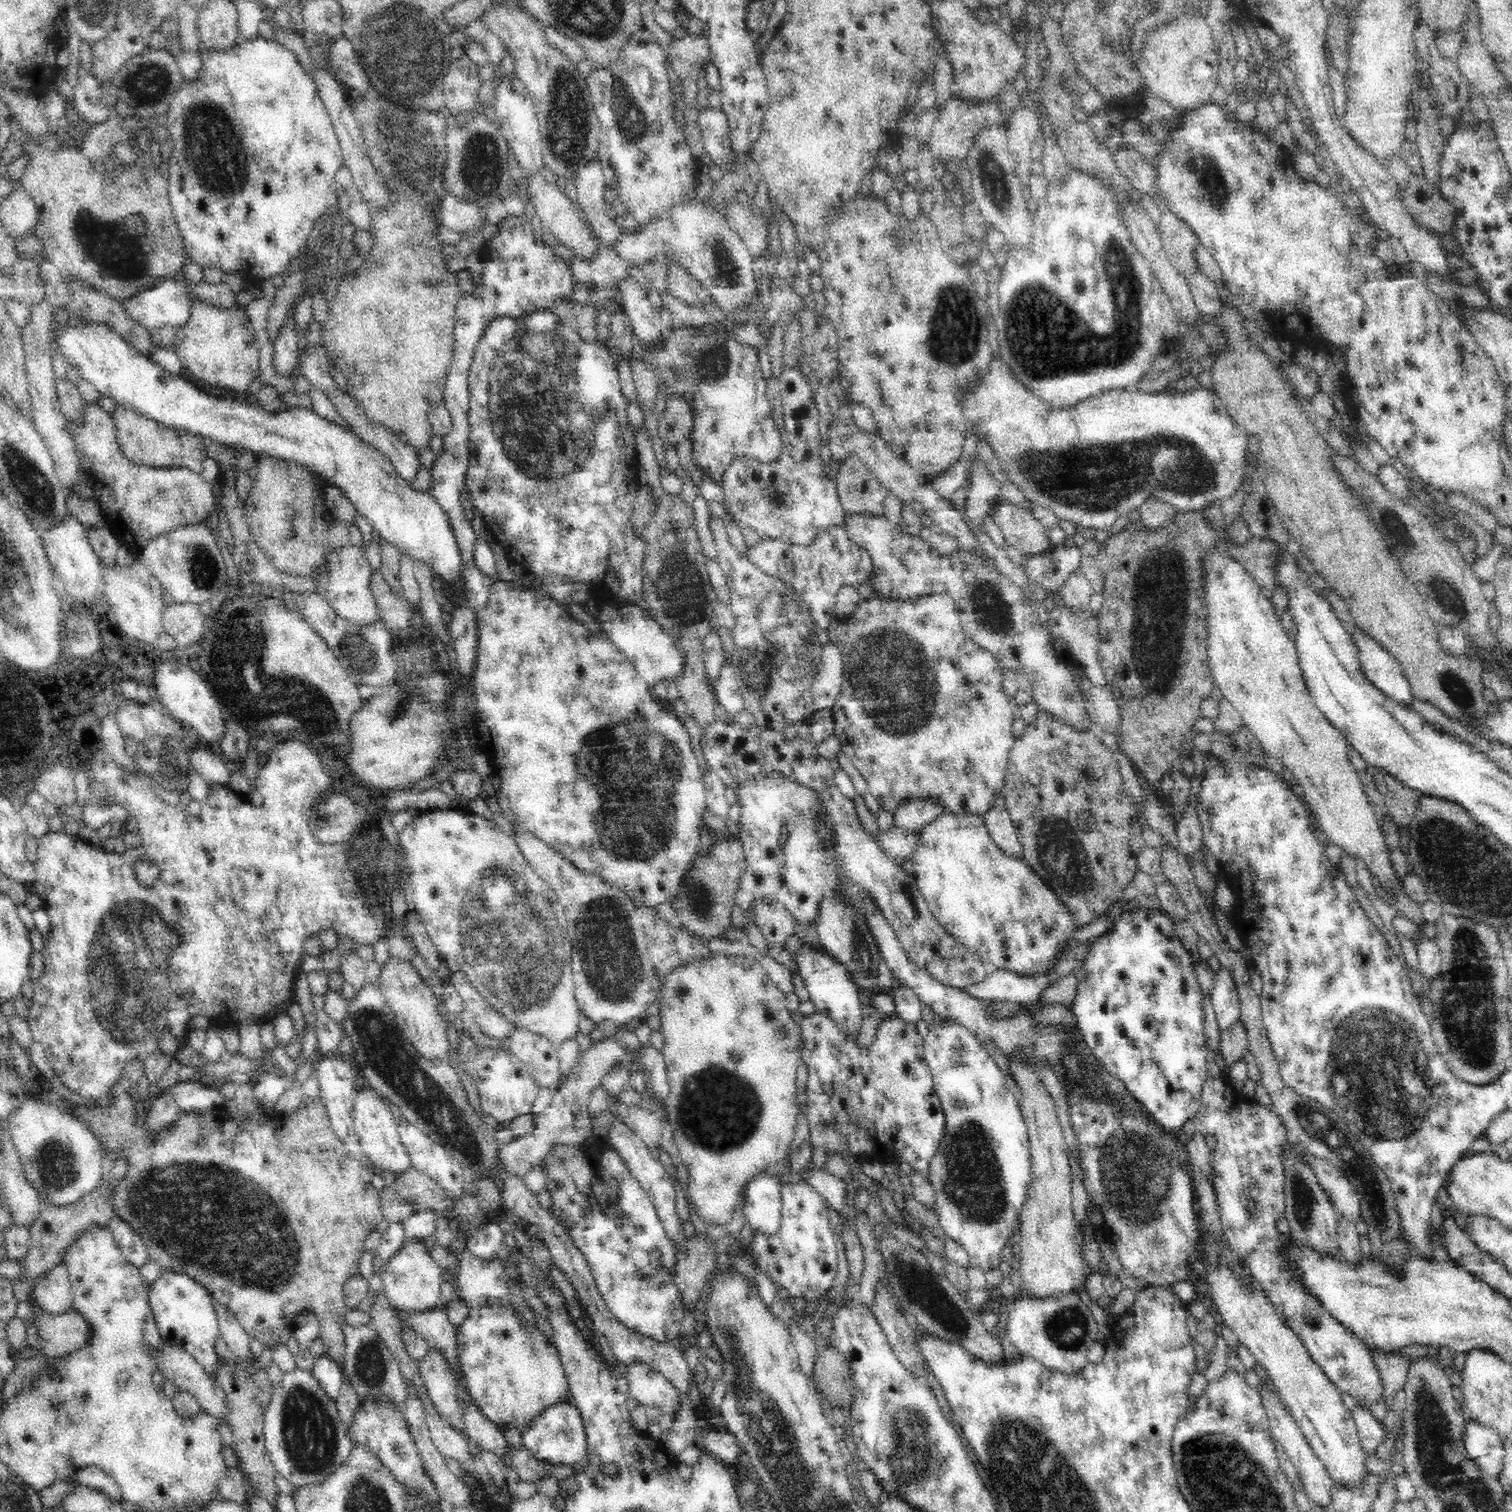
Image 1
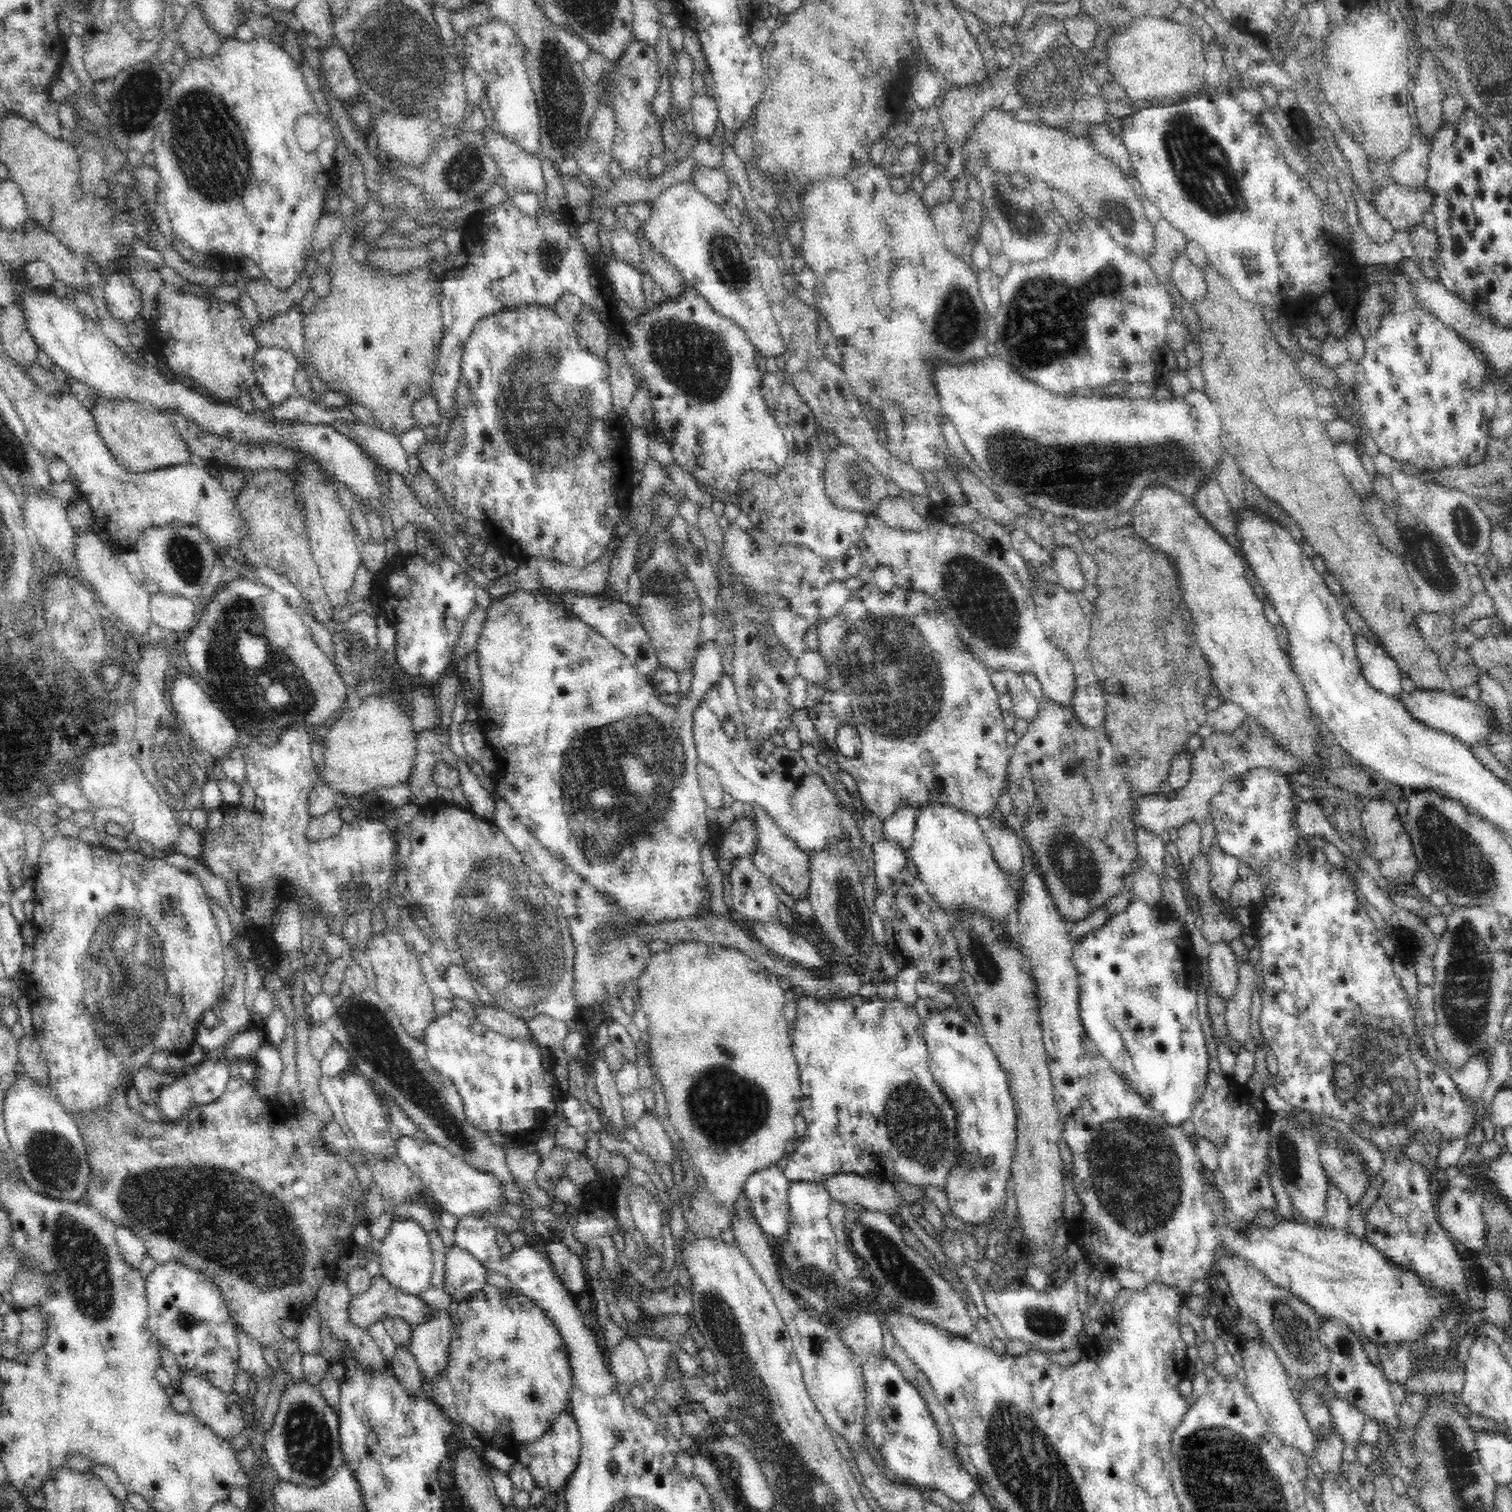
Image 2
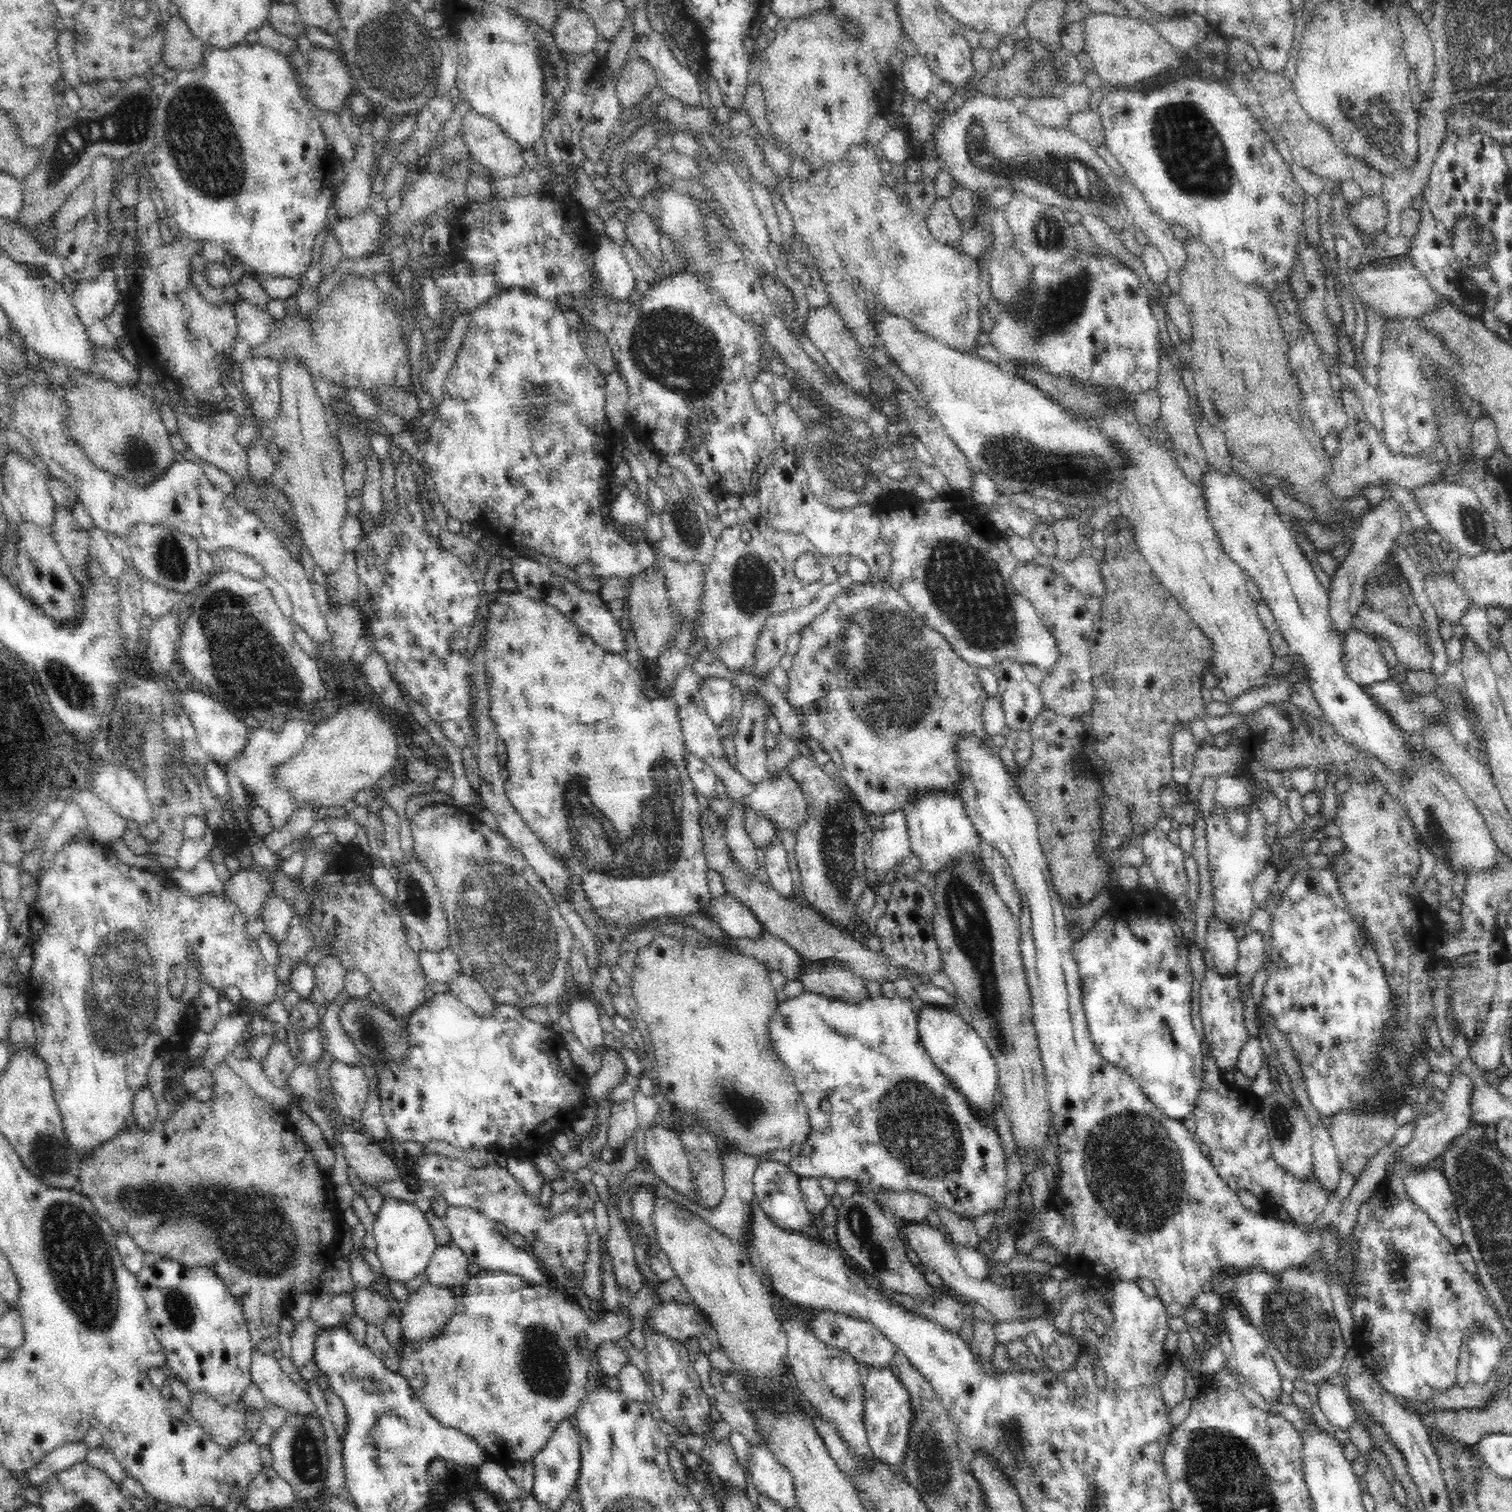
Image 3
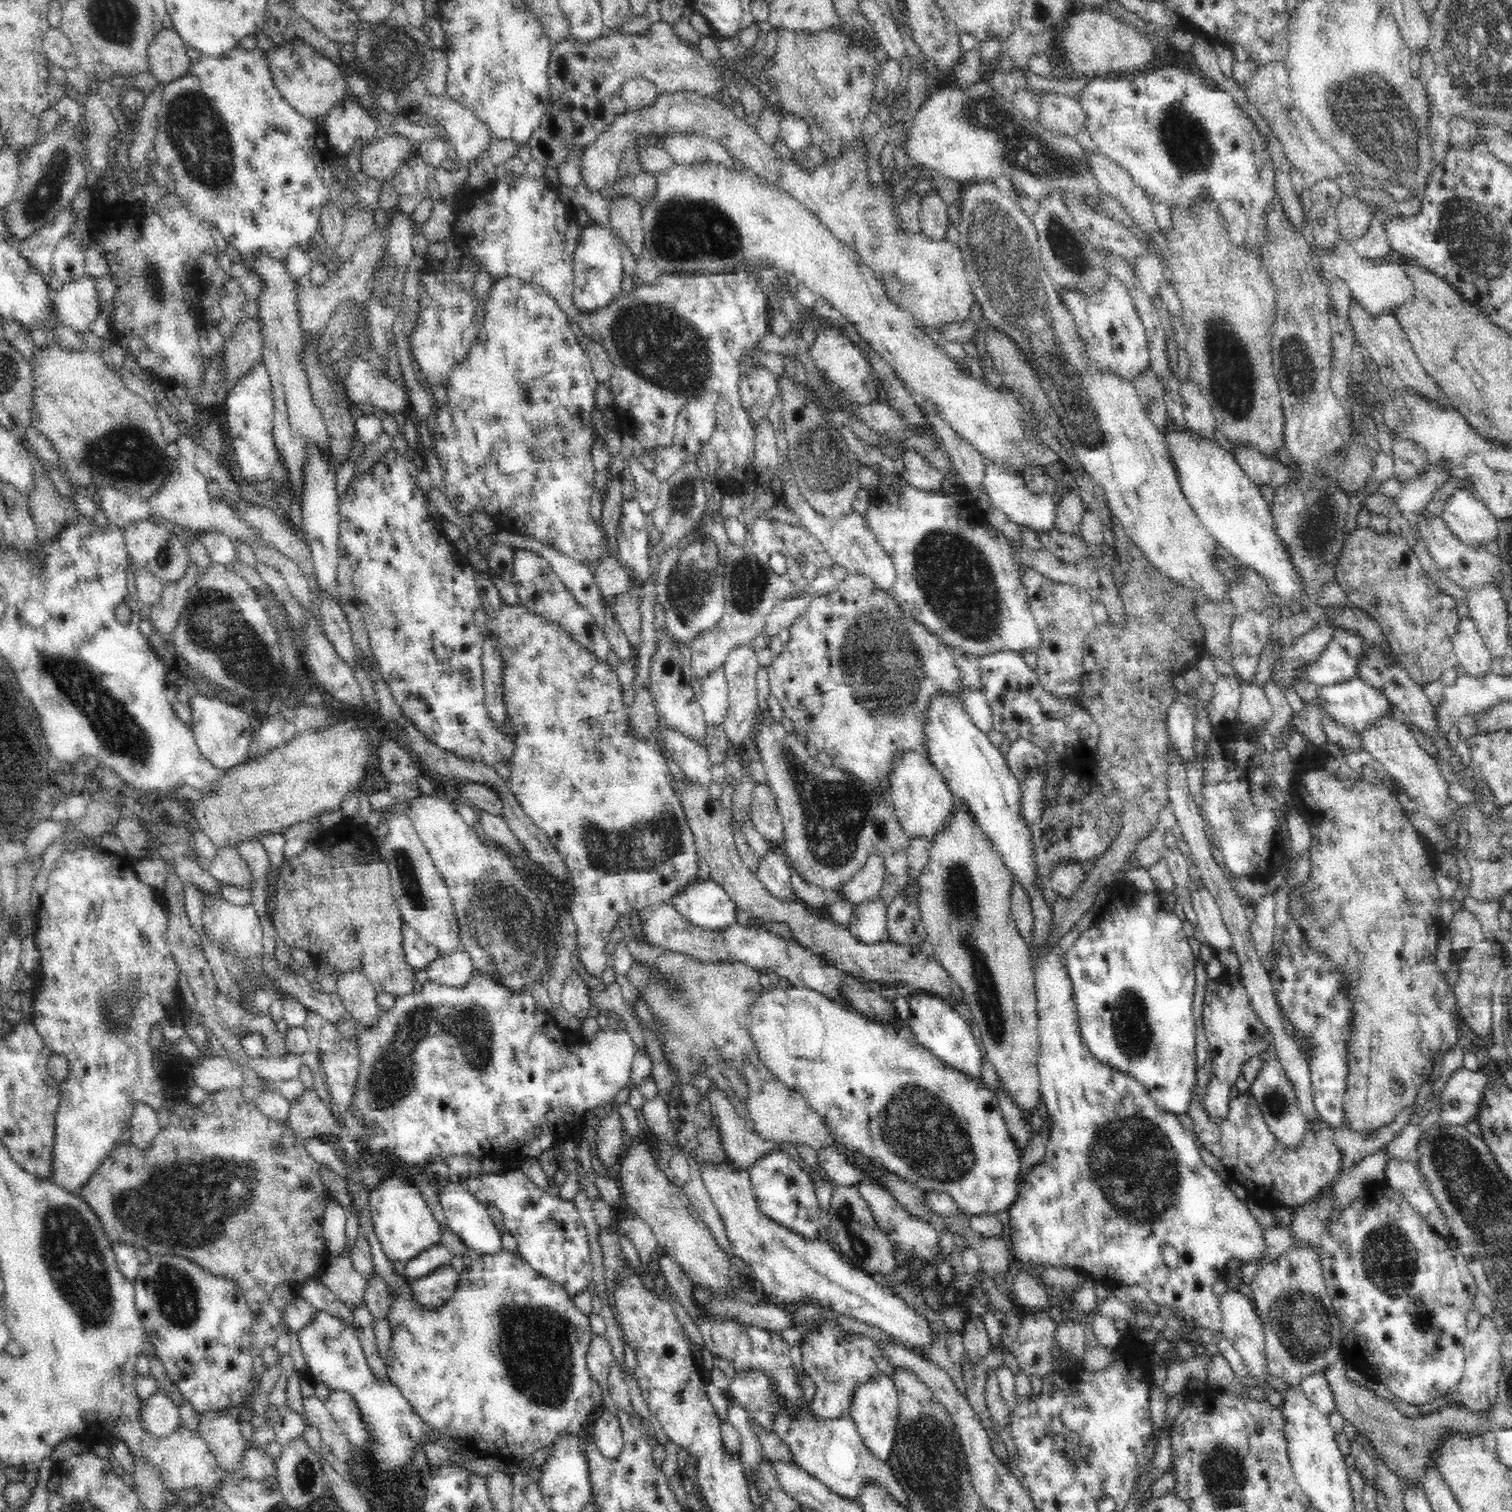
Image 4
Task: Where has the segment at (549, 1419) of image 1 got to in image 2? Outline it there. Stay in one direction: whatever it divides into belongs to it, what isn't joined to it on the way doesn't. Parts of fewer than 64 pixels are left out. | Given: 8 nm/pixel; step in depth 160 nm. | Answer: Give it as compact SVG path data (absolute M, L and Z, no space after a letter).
M567 1411L554 1418L550 1428L535 1441L516 1448L519 1461L528 1467L536 1486L546 1488L547 1493L562 1493L570 1475L576 1470L581 1453L581 1436L576 1420Z

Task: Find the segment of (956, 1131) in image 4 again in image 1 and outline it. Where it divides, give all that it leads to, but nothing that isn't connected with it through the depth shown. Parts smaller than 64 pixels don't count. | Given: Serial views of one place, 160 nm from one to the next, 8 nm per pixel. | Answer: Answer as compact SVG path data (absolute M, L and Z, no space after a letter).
M814 1012L809 1016L804 1016L799 1022L799 1033L802 1041L801 1058L804 1059L808 1065L808 1077L806 1081L807 1086L807 1112L808 1128L810 1138L808 1142L812 1146L812 1163L818 1167L824 1167L826 1158L829 1155L841 1154L844 1156L854 1156L861 1159L865 1164L870 1160L880 1162L882 1164L895 1161L899 1158L902 1162L908 1163L913 1170L917 1170L922 1176L927 1178L927 1172L932 1157L936 1154L936 1148L940 1146L941 1136L944 1134L945 1116L941 1108L941 1102L934 1088L933 1076L924 1058L923 1052L923 1038L918 1034L916 1024L910 1024L898 1019L894 1012L881 1022L876 1030L876 1036L872 1045L869 1048L861 1048L856 1043L856 1038L846 1038L840 1029L828 1017L824 1017L822 1013Z

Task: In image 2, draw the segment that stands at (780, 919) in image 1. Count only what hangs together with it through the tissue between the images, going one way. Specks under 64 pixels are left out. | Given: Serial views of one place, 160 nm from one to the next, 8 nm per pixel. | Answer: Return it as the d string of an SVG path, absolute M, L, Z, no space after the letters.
M751 857L738 858L731 872L733 909L744 922L742 928L780 923L780 900L772 882L760 875Z

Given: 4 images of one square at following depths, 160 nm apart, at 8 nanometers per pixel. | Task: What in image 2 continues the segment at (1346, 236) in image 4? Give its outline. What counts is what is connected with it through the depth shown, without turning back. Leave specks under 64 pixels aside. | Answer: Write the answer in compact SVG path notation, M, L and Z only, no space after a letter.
M1389 181L1384 184L1383 190L1376 194L1376 204L1373 206L1382 217L1392 223L1392 227L1396 230L1410 232L1412 228L1424 224L1424 216L1428 212L1433 212L1433 204L1434 195L1432 195L1427 184L1424 186L1401 186L1396 182Z

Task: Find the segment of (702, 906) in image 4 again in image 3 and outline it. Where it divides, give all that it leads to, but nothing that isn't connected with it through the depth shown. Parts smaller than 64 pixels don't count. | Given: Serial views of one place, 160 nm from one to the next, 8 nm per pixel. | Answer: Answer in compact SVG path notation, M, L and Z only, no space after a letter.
M726 894L718 899L713 896L711 906L702 913L710 914L712 919L716 919L734 940L760 941L769 934L765 924L760 922L755 913L734 896Z

